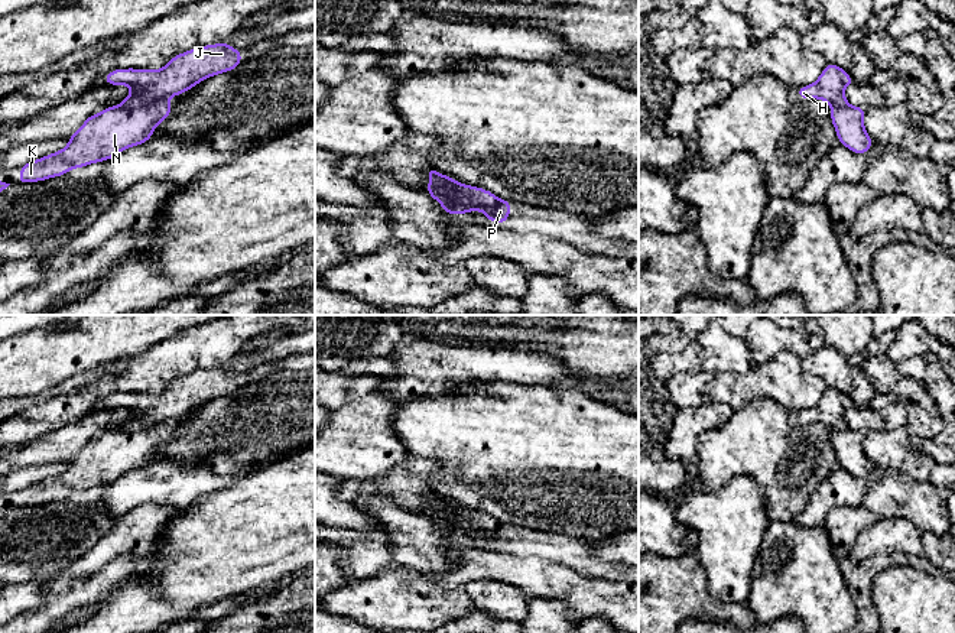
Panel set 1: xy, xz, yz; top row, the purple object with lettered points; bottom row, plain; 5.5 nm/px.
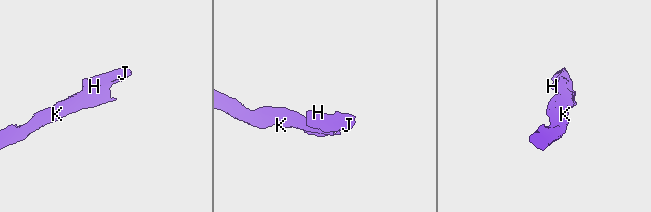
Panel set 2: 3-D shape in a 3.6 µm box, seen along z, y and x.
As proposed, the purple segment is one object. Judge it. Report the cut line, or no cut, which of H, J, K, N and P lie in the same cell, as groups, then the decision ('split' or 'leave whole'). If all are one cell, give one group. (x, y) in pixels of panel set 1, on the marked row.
cut xy (166, 97), (158, 101), (120, 106); groups H J / K N P; split

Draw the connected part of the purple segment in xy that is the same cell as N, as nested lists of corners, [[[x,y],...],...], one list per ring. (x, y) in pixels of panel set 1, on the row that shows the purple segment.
[[[168,98],[134,107],[107,107],[90,116],[62,150],[20,166],[19,184],[62,176],[75,168],[108,160],[124,149],[146,143],[170,111]]]

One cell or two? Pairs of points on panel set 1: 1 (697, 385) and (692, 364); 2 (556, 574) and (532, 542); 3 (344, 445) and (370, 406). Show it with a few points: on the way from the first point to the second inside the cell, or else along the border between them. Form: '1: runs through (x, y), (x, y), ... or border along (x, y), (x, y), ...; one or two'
1: border along (701, 370), (678, 372), (665, 382); two
2: border along (510, 548), (523, 555), (552, 558), (575, 570); two
3: runs through (354, 435), (361, 428), (366, 416); one

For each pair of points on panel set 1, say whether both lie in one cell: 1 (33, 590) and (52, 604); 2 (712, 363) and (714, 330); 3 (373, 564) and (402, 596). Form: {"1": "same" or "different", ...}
{"1": "different", "2": "same", "3": "different"}

